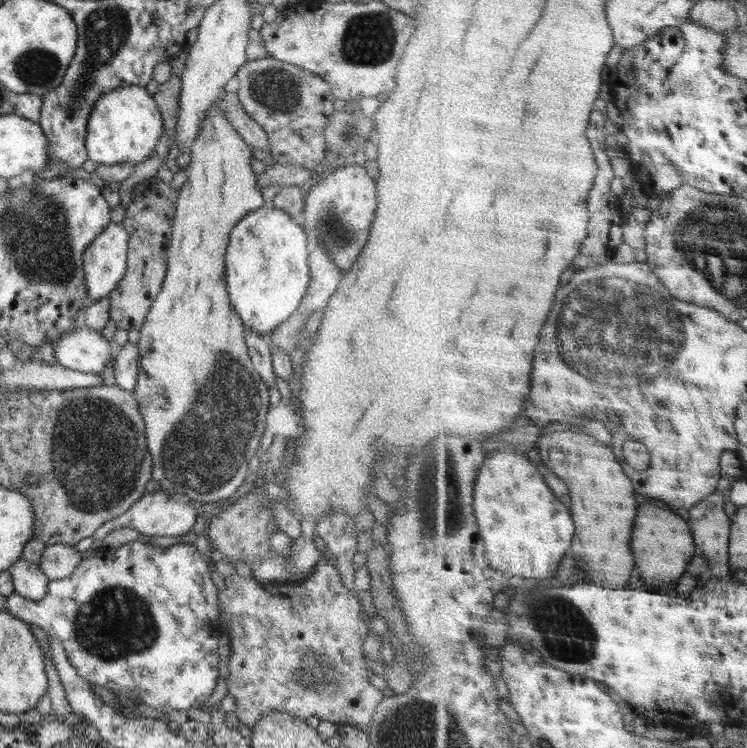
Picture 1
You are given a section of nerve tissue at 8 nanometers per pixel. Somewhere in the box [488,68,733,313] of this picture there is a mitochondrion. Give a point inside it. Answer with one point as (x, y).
(688, 87)

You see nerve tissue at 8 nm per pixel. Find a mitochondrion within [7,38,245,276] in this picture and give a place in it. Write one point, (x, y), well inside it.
(36, 67)

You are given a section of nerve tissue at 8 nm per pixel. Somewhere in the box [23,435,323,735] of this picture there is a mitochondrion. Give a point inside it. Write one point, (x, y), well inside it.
(116, 624)

